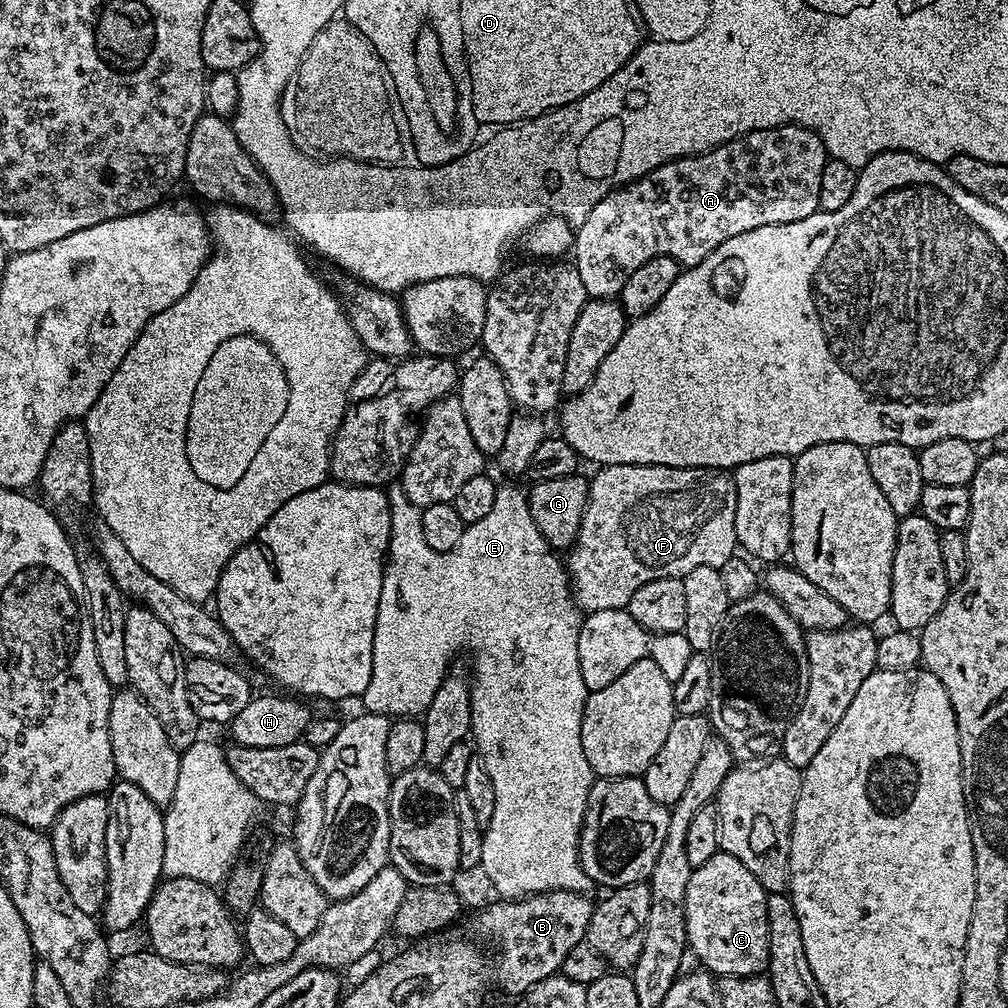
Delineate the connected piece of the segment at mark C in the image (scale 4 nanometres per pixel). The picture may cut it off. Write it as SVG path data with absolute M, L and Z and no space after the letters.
M717 850L714 858L692 869L684 903L688 946L713 977L758 976L767 969L768 897L758 878L729 852Z

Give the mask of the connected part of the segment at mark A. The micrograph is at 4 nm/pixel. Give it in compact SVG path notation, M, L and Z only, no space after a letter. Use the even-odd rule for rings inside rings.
M784 124L781 128L748 132L736 140L720 144L709 152L702 152L698 156L684 156L681 160L671 160L650 170L650 174L630 181L622 188L612 189L600 199L598 206L594 206L594 210L590 210L586 222L578 225L574 232L574 256L576 252L574 263L578 274L582 277L582 286L586 286L589 297L616 298L619 297L622 286L626 286L626 278L630 278L630 274L634 274L634 270L638 270L638 266L642 266L642 262L650 262L650 258L669 256L684 268L693 268L698 262L706 259L718 246L722 246L722 242L726 242L730 238L738 238L738 234L746 234L746 230L758 230L758 226L774 226L810 218L810 214L820 211L818 190L822 186L822 170L829 159L828 153L824 151L824 143L821 142L820 135L811 132L808 128L803 128L801 124Z

